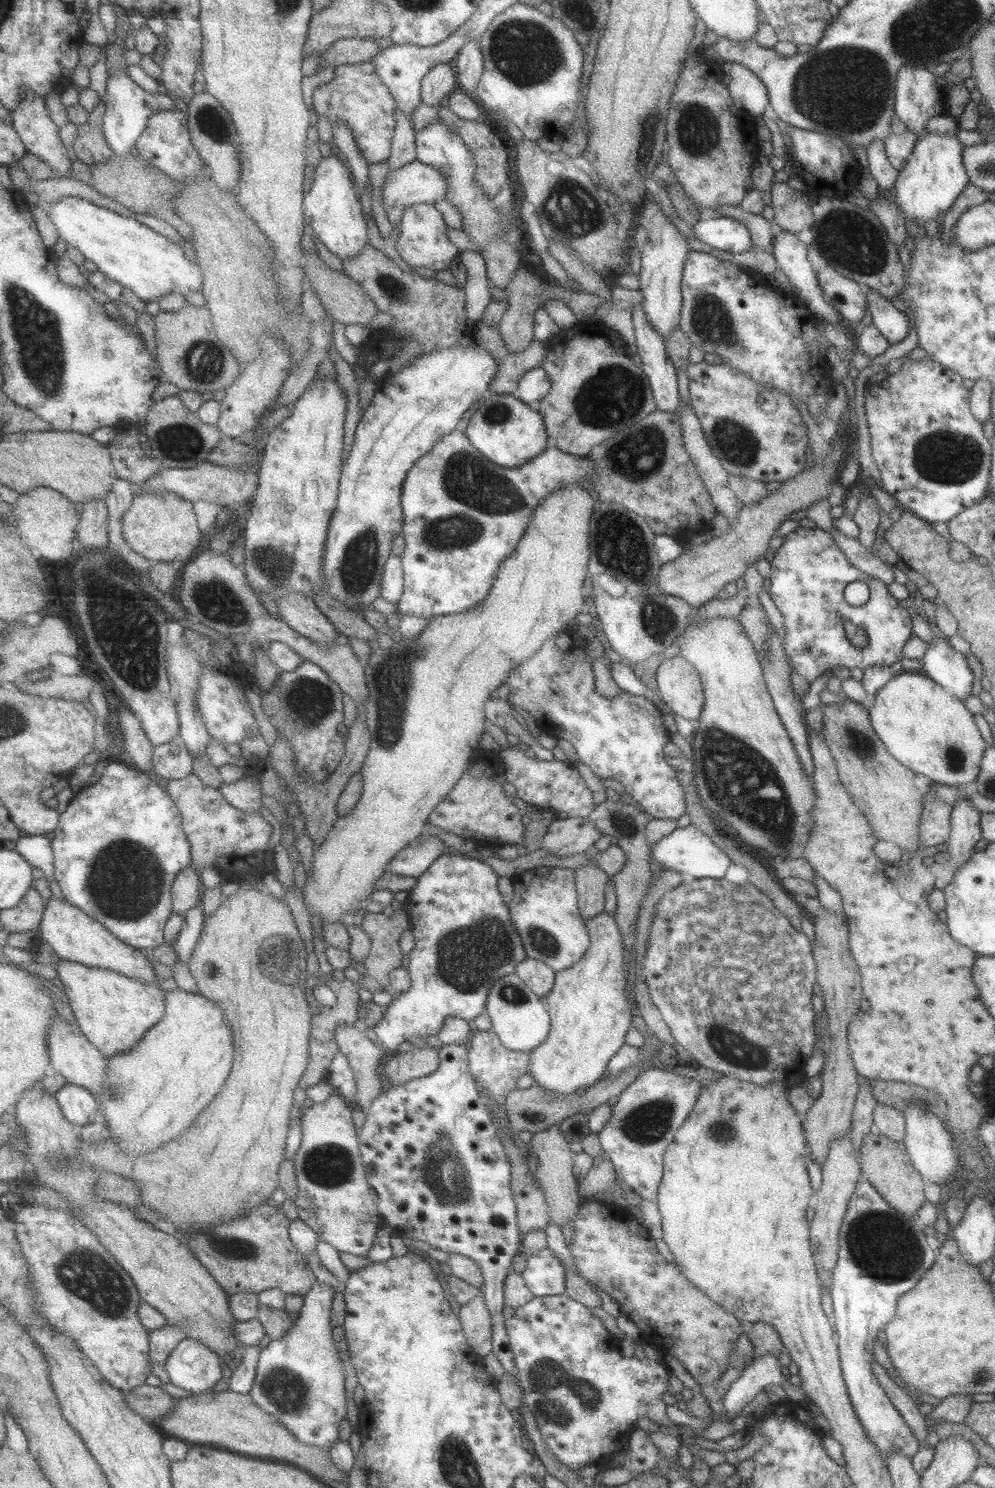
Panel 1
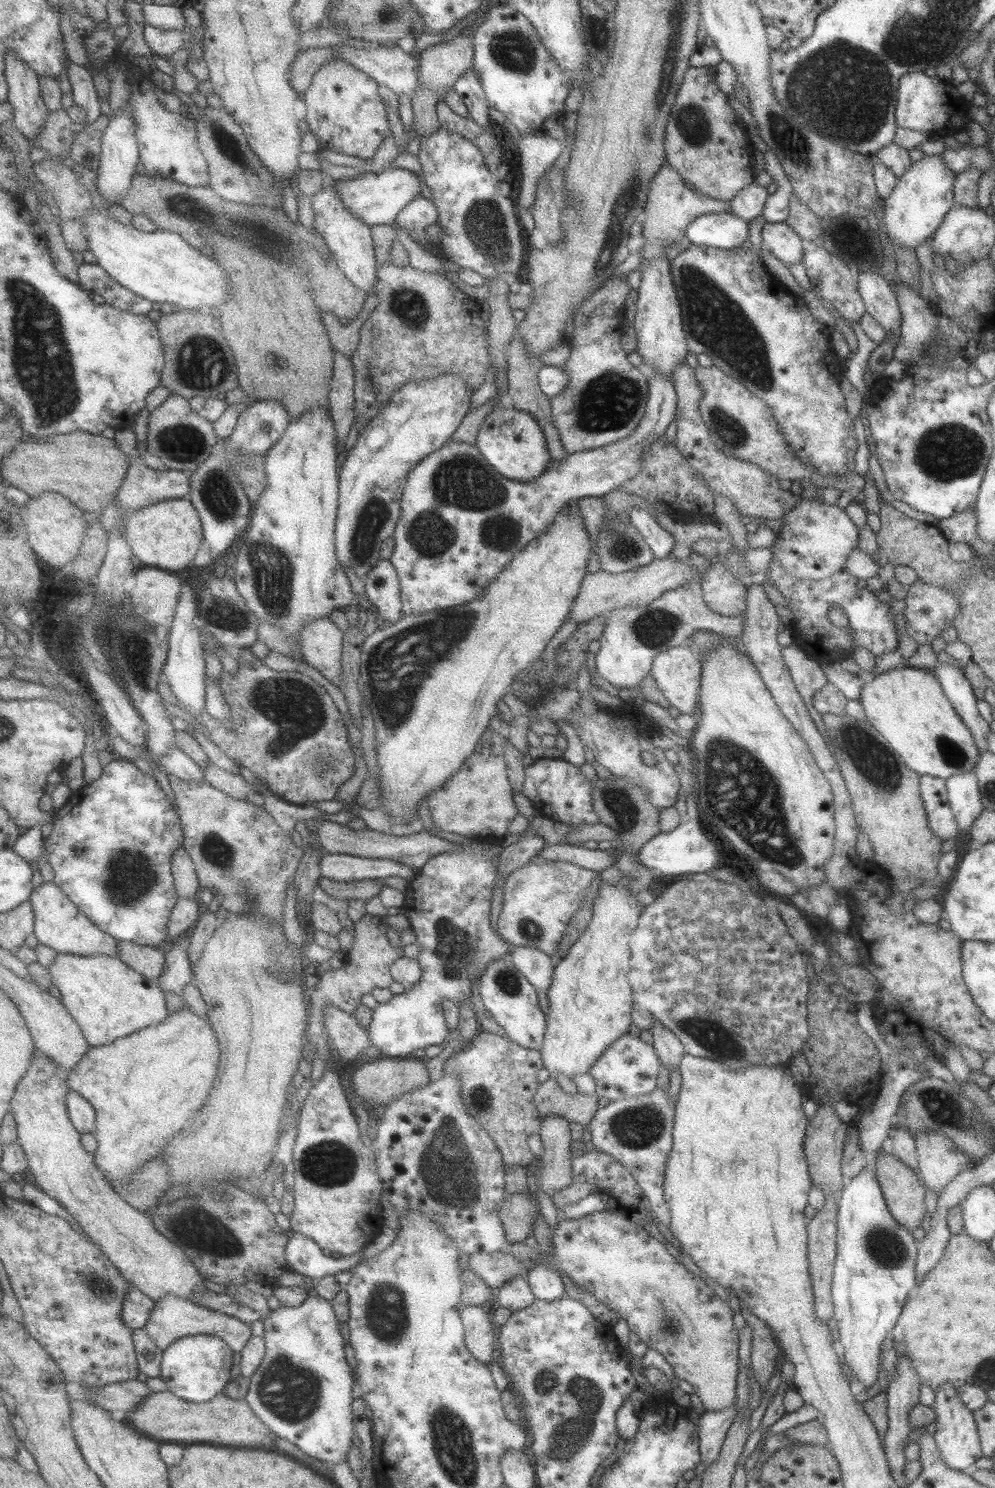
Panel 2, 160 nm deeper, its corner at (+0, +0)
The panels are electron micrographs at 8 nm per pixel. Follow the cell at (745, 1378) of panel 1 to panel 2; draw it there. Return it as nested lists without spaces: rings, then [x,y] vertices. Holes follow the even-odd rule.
[[[736,1402],[729,1408],[723,1408],[719,1411],[704,1411],[701,1415],[701,1422],[696,1423],[699,1441],[698,1451],[704,1468],[707,1468],[717,1458],[726,1430],[735,1415]]]

